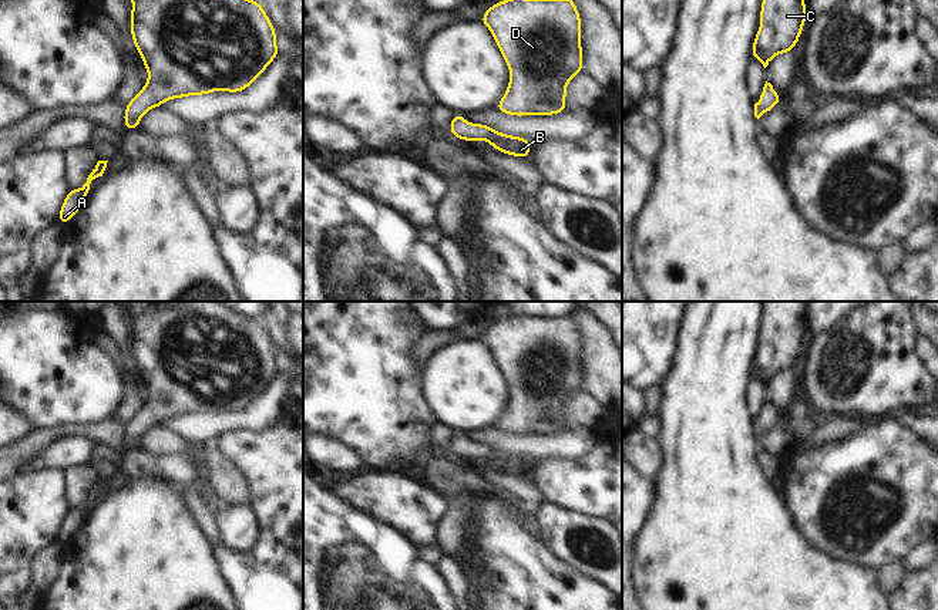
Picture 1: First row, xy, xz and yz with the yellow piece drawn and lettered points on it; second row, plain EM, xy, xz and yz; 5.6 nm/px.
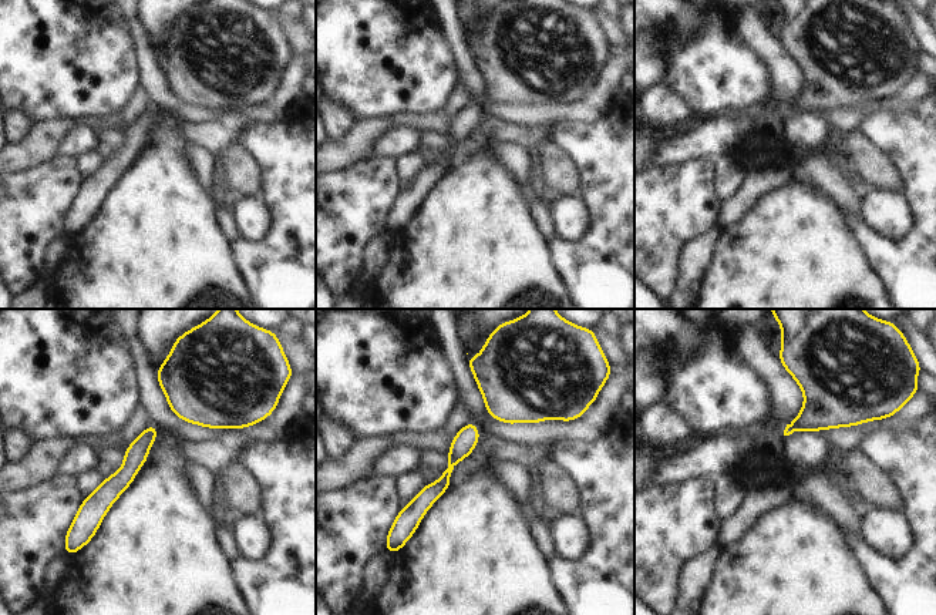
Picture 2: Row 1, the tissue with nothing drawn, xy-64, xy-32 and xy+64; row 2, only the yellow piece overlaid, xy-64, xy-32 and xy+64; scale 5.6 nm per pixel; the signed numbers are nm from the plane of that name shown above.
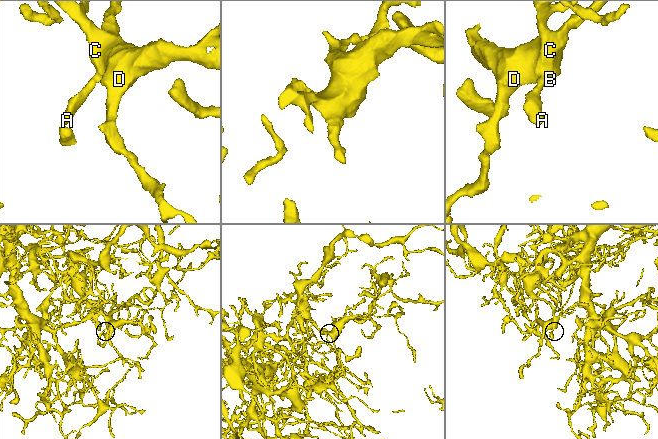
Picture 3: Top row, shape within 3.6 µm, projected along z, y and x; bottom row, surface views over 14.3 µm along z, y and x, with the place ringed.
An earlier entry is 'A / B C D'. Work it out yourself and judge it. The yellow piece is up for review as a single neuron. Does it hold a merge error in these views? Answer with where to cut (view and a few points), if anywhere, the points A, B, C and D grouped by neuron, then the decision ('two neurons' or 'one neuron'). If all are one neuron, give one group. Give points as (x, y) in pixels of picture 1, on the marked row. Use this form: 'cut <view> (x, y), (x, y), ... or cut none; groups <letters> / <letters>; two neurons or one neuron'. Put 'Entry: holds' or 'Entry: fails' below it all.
cut none; groups A B C D; one neuron
Entry: fails

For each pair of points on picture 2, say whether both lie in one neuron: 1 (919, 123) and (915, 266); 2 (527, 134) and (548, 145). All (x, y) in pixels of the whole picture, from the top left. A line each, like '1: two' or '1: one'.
1: one
2: two

